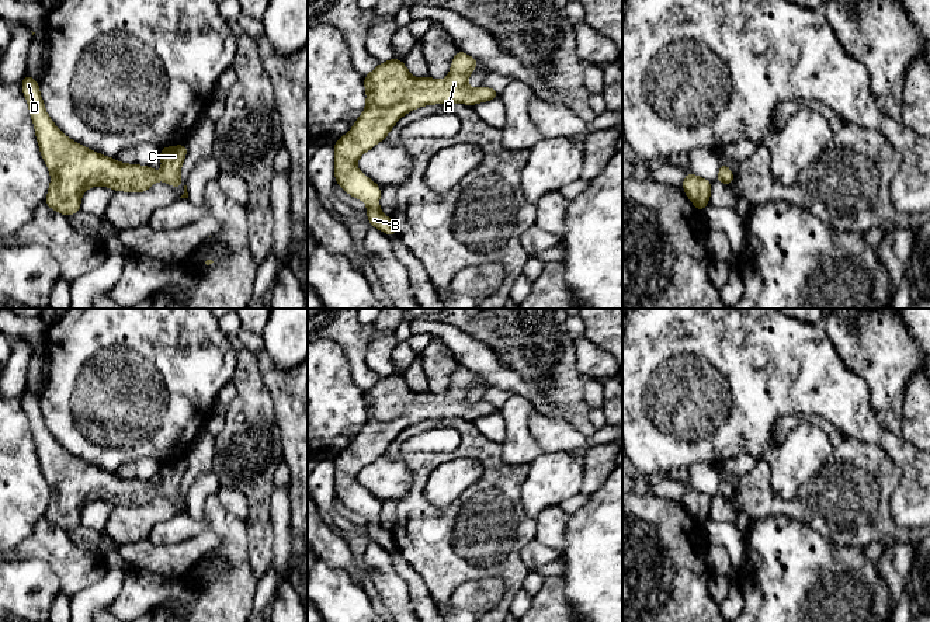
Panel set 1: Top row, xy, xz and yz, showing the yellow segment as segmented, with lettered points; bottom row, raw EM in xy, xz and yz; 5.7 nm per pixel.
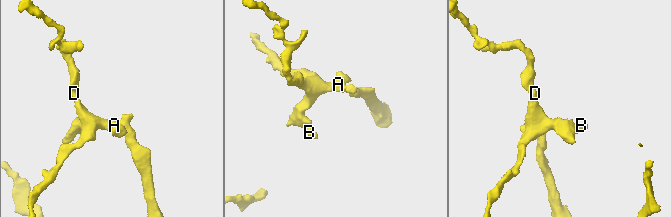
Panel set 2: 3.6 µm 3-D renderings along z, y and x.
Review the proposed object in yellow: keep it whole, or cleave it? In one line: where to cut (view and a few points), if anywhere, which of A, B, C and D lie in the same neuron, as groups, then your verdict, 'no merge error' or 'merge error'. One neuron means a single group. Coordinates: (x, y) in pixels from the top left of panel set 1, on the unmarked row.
no cut; A B C D; no merge error

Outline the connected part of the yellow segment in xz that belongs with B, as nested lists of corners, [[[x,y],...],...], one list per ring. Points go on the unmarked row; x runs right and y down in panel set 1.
[[[458,364],[444,395],[414,392],[403,375],[389,373],[364,390],[367,416],[354,441],[332,462],[334,465],[334,493],[348,510],[367,518],[369,541],[391,552],[396,550],[393,532],[381,527],[381,501],[357,483],[358,473],[376,458],[385,455],[395,438],[407,427],[423,420],[466,418],[469,423],[500,411],[496,404],[468,402],[469,389],[479,376]]]

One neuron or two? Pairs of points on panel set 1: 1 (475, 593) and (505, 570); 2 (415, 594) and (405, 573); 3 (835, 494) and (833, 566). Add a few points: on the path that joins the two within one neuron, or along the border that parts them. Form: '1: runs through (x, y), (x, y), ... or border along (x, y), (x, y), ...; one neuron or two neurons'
1: border along (461, 583), (496, 577), (505, 589); two neurons
2: runs through (415, 589), (415, 583), (410, 579); one neuron
3: border along (805, 524), (837, 544), (864, 548); two neurons

